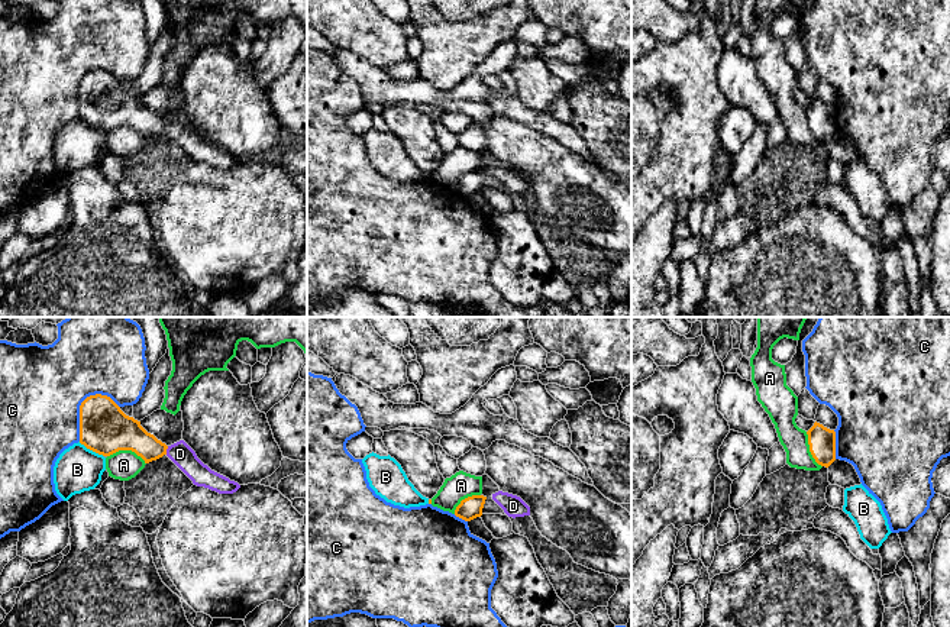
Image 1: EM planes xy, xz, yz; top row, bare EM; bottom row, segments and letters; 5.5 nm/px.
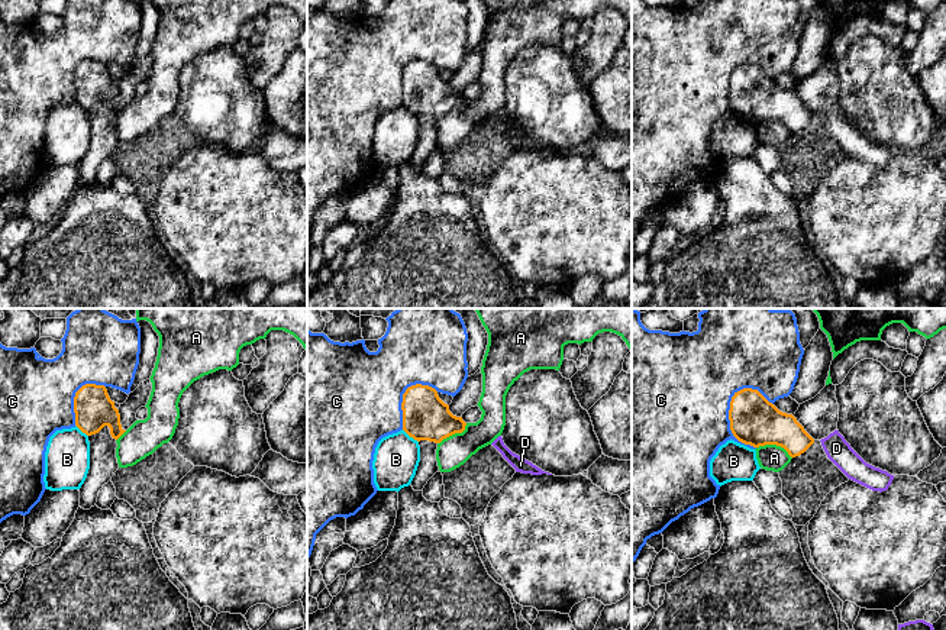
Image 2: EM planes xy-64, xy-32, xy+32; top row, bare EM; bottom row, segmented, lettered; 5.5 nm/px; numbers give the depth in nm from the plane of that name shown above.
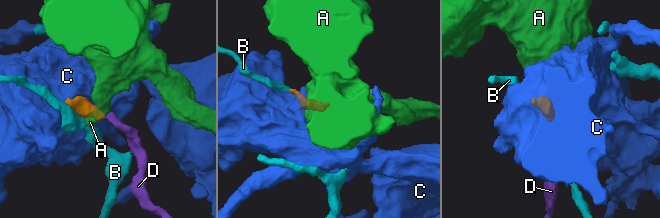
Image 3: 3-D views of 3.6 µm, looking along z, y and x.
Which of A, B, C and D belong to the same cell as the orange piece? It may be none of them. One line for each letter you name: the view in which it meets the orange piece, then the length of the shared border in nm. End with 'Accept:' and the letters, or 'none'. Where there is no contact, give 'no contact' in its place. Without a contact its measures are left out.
D: meets orange in xy; contact 50 nm long
Accept: D

